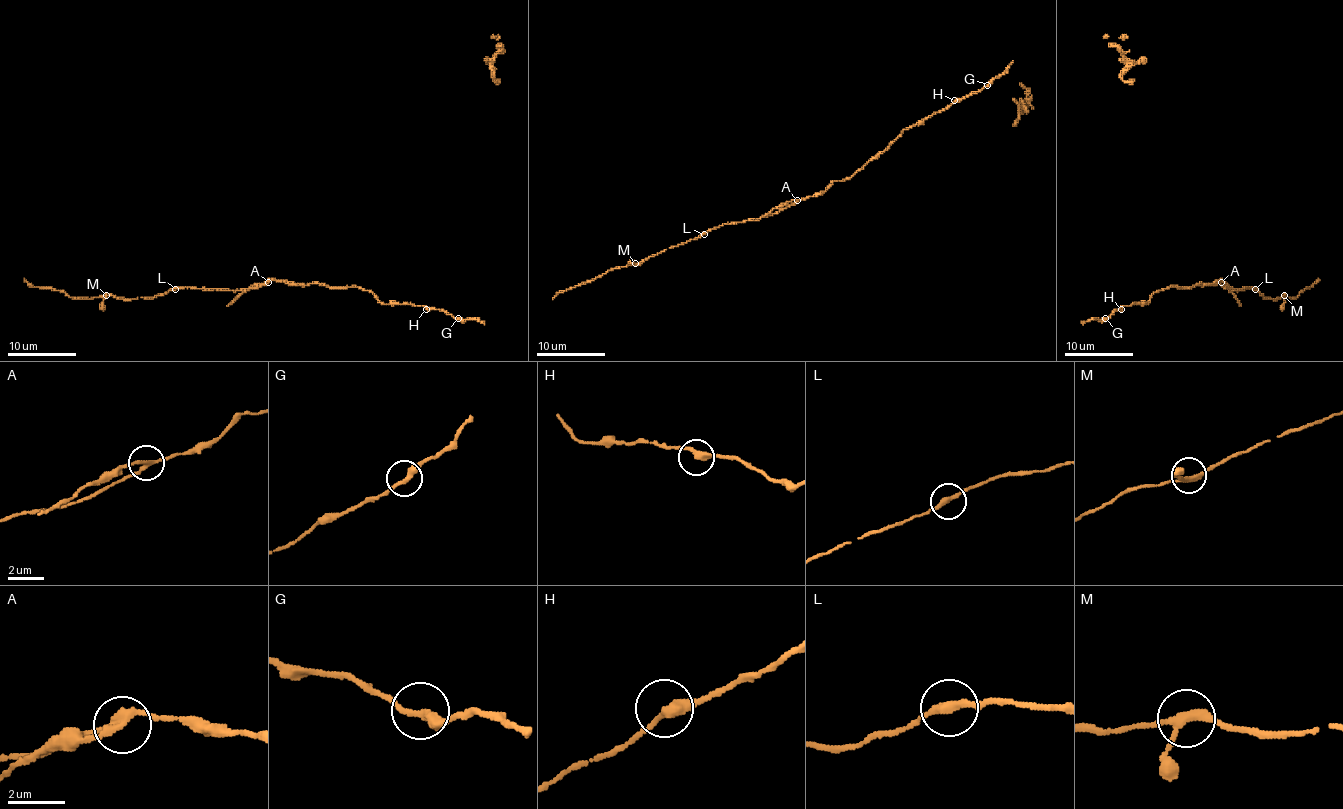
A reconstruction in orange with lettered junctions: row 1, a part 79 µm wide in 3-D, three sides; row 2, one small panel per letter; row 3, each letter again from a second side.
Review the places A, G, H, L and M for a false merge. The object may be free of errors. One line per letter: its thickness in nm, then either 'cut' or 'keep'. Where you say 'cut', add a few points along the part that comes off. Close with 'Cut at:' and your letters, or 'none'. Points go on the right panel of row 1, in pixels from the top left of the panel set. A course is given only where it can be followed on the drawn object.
A: 240 nm | cut | (1220, 282), (1241, 306)
G: 320 nm | keep
H: 320 nm | keep
L: 280 nm | keep
M: 240 nm | keep
Cut at: A

